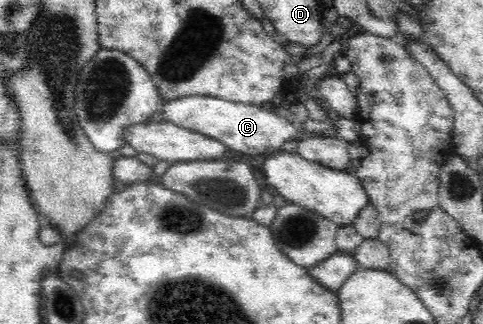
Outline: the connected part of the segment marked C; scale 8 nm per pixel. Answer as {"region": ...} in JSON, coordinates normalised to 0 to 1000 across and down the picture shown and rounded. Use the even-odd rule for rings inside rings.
{"region":[[[387,296],[362,302],[354,315],[333,312],[329,327],[337,346],[340,367],[383,392],[387,401],[408,404],[429,423],[449,429],[491,463],[491,469],[569,469],[578,463],[590,438],[621,432],[631,420],[607,383],[596,349],[586,343],[557,343],[542,327],[507,321],[499,315],[478,315],[460,302]]]}

